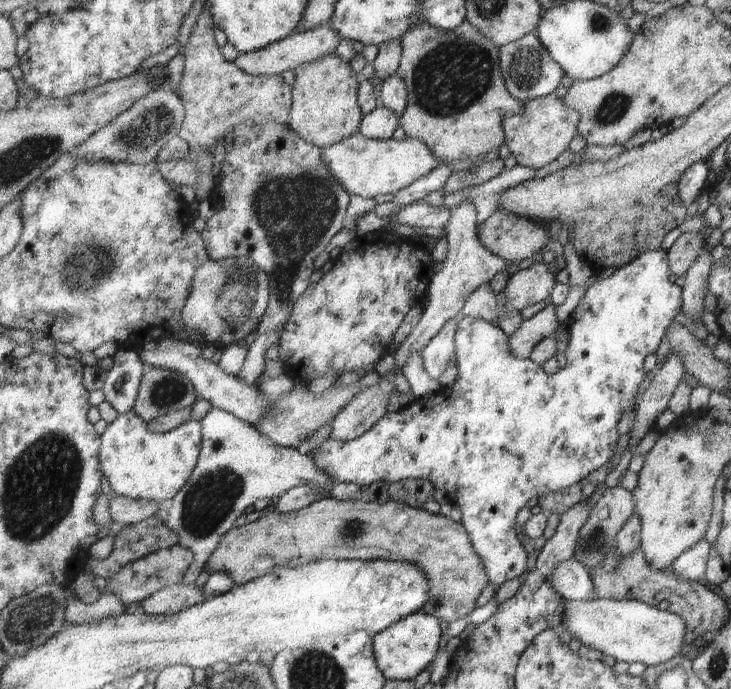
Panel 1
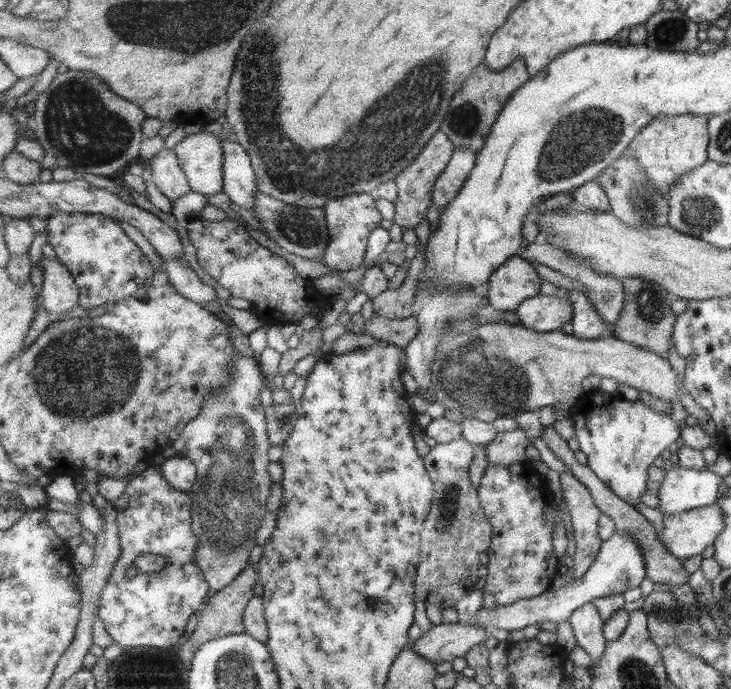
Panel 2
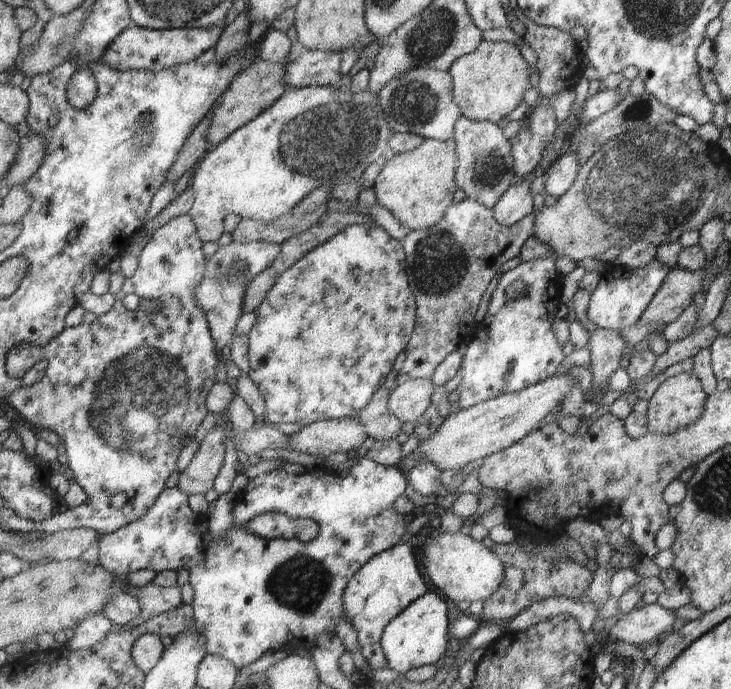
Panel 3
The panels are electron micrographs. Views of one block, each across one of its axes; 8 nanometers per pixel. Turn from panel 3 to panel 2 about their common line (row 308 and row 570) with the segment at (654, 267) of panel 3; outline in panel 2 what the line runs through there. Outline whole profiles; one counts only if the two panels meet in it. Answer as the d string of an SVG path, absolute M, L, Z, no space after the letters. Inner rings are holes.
M613 532L613 535L607 541L601 542L594 561L581 577L573 578L566 582L565 585L555 588L555 590L542 592L539 596L523 598L507 606L495 604L493 608L482 607L477 611L473 624L481 627L485 631L487 638L491 637L493 628L511 631L519 630L519 628L529 626L530 624L537 624L544 620L557 624L567 621L575 608L583 607L591 599L621 594L625 590L638 587L645 573L643 555L639 545L633 541L633 537L627 533L617 535L617 533Z

